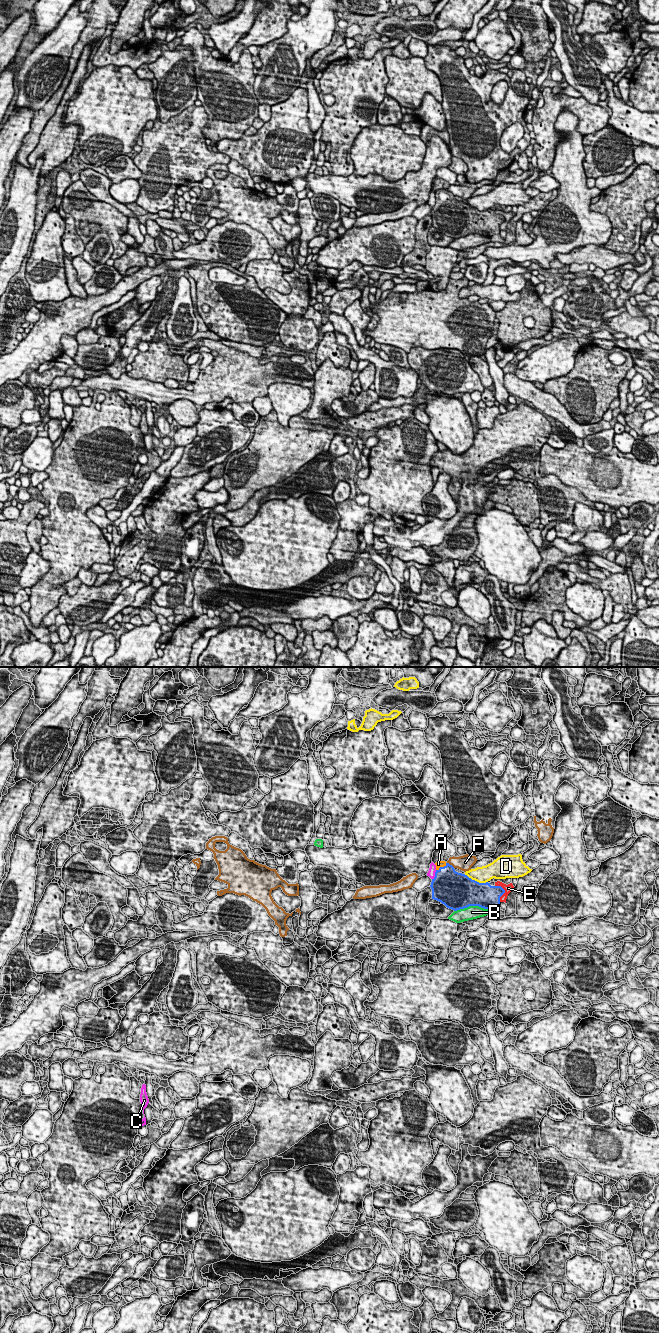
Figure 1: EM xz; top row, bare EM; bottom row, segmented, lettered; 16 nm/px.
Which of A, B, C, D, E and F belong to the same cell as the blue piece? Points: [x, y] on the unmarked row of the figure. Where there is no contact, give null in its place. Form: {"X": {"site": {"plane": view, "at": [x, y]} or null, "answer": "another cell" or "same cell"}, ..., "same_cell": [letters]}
{"A": {"site": {"plane": "xz", "at": [441, 195]}, "answer": "same cell"}, "B": {"site": {"plane": "xz", "at": [471, 233]}, "answer": "another cell"}, "C": {"site": {"plane": "xz", "at": [435, 203]}, "answer": "another cell"}, "D": {"site": {"plane": "xz", "at": [476, 209]}, "answer": "another cell"}, "E": {"site": {"plane": "xz", "at": [504, 219]}, "answer": "another cell"}, "F": {"site": {"plane": "xz", "at": [451, 193]}, "answer": "another cell"}, "same_cell": ["A"]}

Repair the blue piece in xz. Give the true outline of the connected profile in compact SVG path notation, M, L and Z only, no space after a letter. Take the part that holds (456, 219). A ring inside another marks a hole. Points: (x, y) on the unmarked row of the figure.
M445 189L435 191L435 205L431 210L432 227L454 239L469 234L491 237L500 233L500 225L505 221L501 214L479 211L467 203L458 201Z

